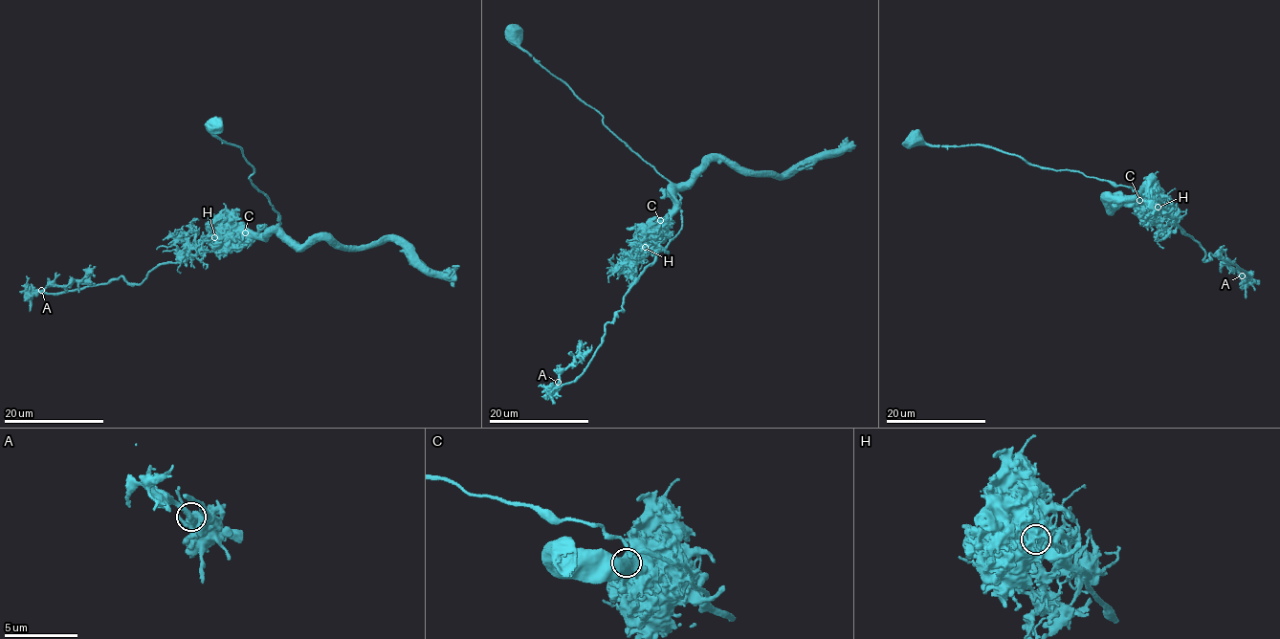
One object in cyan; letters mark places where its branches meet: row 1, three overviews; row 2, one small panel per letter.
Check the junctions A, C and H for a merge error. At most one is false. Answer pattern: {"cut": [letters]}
{"cut": ["H"]}

